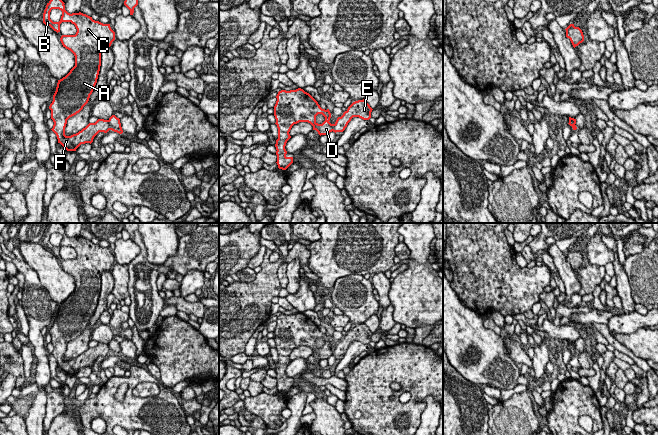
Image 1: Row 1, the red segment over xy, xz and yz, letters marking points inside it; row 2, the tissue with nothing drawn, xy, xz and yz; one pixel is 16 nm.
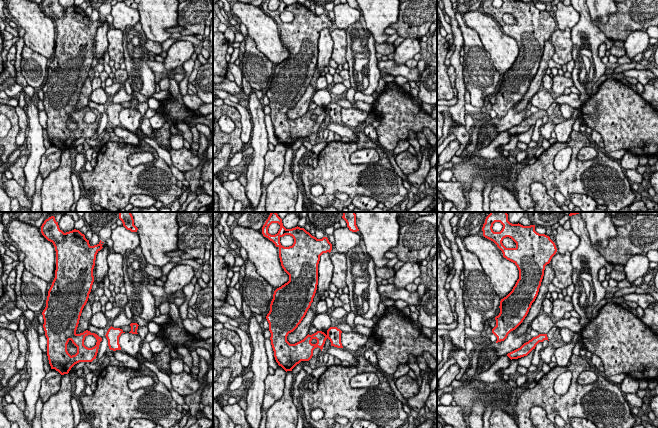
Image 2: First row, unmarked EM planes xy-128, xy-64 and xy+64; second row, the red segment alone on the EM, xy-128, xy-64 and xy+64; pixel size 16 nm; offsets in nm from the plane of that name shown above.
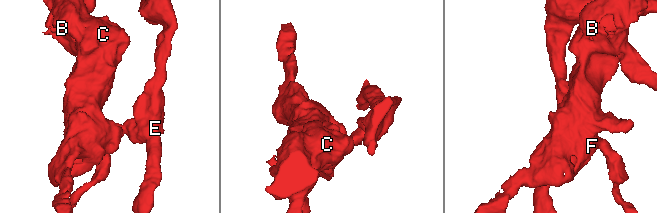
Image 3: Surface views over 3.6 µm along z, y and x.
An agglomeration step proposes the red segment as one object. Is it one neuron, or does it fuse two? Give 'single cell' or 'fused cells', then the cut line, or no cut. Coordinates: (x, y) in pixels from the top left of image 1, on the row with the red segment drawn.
fused cells; cut xy (107, 120), (110, 129)

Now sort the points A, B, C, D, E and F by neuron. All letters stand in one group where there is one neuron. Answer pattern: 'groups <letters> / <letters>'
groups A B C D F / E

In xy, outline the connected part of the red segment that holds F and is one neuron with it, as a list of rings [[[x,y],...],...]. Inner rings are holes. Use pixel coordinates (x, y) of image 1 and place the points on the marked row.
[[[50,0],[43,13],[43,23],[57,33],[60,32],[62,22],[75,25],[75,35],[62,35],[60,38],[63,47],[74,54],[75,66],[65,77],[58,80],[49,109],[54,122],[51,130],[56,134],[58,143],[67,151],[76,151],[81,144],[91,144],[99,132],[107,133],[110,130],[108,120],[98,119],[76,134],[65,135],[67,120],[79,113],[89,101],[100,71],[101,50],[111,46],[115,40],[115,32],[110,24],[95,21],[86,14],[68,13],[64,4],[62,0]],[[52,9],[62,11],[59,22],[50,19]]]

